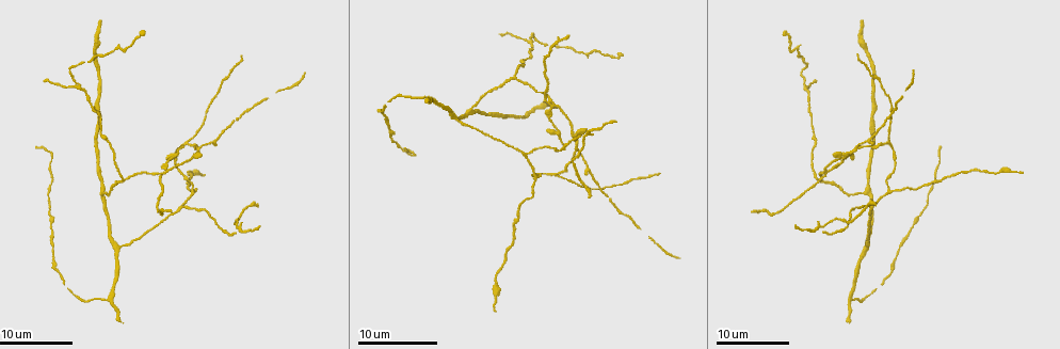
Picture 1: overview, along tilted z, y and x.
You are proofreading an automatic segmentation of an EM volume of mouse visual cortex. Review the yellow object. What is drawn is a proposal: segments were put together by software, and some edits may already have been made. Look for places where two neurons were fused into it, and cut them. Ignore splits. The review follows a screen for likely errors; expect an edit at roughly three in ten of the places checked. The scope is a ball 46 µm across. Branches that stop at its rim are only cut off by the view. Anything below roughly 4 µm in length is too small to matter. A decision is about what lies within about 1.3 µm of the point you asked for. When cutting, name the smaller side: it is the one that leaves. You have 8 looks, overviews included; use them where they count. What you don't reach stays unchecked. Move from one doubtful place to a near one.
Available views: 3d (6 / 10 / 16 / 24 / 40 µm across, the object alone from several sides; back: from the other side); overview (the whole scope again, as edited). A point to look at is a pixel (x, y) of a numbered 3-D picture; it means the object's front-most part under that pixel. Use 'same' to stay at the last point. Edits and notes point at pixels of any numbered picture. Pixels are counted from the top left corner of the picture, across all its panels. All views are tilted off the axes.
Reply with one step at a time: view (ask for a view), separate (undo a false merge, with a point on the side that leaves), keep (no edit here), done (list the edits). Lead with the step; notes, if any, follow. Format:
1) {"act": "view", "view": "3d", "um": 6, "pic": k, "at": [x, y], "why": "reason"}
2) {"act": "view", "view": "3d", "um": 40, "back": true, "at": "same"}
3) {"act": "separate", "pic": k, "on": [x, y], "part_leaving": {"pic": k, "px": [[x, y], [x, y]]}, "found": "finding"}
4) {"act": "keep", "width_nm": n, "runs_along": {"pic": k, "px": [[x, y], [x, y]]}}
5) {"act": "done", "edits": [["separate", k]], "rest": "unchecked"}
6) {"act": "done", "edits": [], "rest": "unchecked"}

{"act": "view", "view": "3d", "um": 16, "pic": 1, "at": [516, 76], "why": "branch point"}

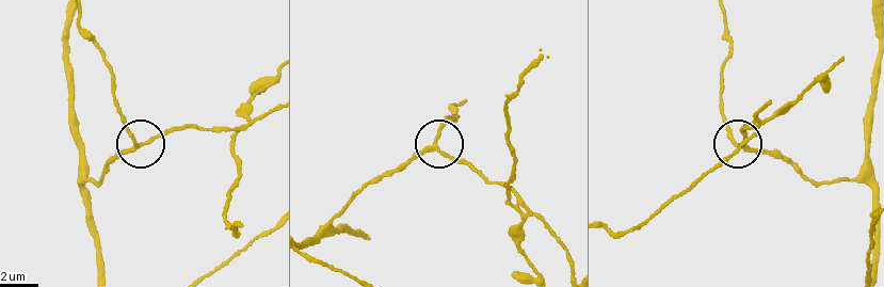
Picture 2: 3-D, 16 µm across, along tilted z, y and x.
{"act": "view", "view": "3d", "um": 16, "back": true, "pic": 2, "at": [141, 144], "why": "from behind"}

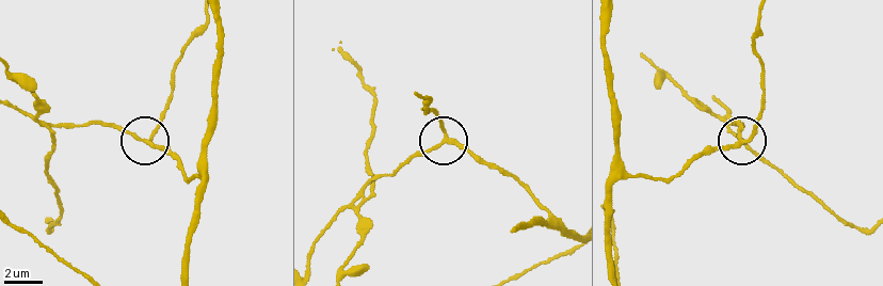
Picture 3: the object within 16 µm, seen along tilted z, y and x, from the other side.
{"act": "keep", "arms": 3, "runs_along": {"pic": 3, "px": [[611, 189], [637, 175], [665, 178], [747, 139], [766, 105]]}, "found": "continuous, no second neuron"}

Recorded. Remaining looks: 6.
{"act": "view", "view": "3d", "um": 10, "pic": 1, "at": [470, 111]}

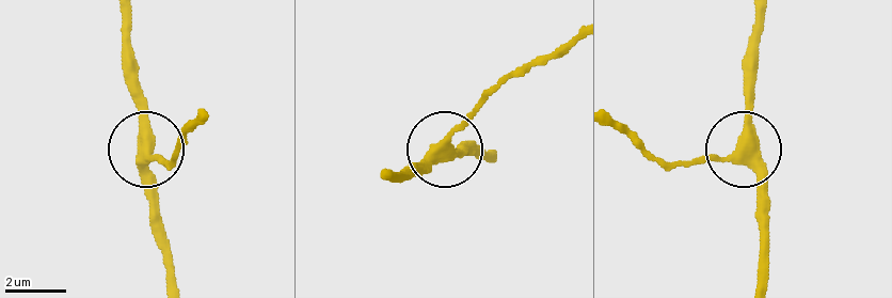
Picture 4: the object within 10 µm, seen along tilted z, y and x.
{"act": "keep", "runs_along": {"pic": 4, "px": [[174, 278], [144, 150], [137, 52]]}, "found": "all the same neuron"}

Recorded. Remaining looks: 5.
{"act": "view", "view": "3d", "um": 6, "pic": 1, "at": [457, 120], "why": "a fork"}

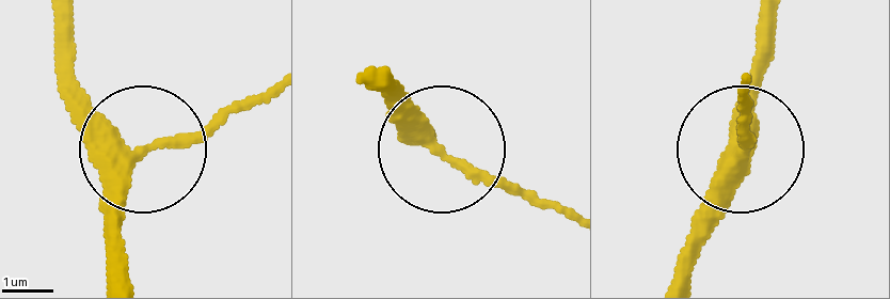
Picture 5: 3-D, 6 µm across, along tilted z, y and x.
{"act": "keep", "width_nm": 310, "runs_along": {"pic": 5, "px": [[760, 24], [728, 176], [683, 249]]}, "found": "one neuron here"}

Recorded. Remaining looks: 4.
{"act": "view", "view": "3d", "um": 10, "pic": 1, "at": [167, 169], "why": "arms part here"}

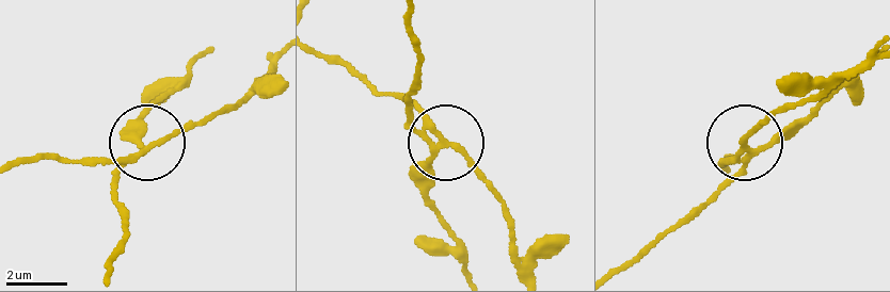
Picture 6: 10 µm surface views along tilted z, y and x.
{"act": "view", "view": "3d", "um": 6, "pic": 6, "at": [152, 146]}

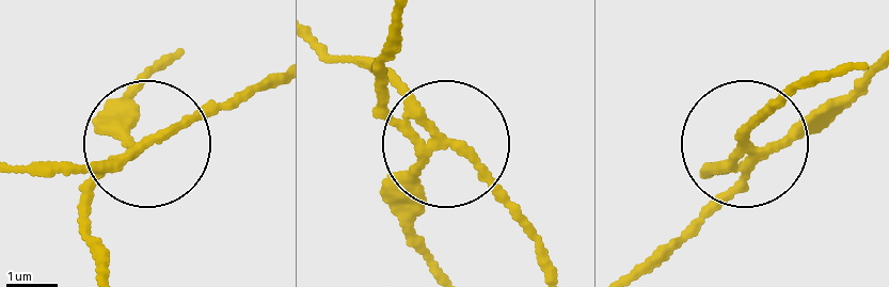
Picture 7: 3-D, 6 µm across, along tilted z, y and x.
{"act": "separate", "pic": 7, "on": [109, 118], "arms": 3, "part_leaving": {"pic": 7, "px": [[417, 140], [375, 80], [397, 16]]}, "found": "a second neuron is stuck on"}

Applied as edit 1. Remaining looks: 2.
{"act": "done", "edits": [["separate", 7]], "rest": "unchecked"}

